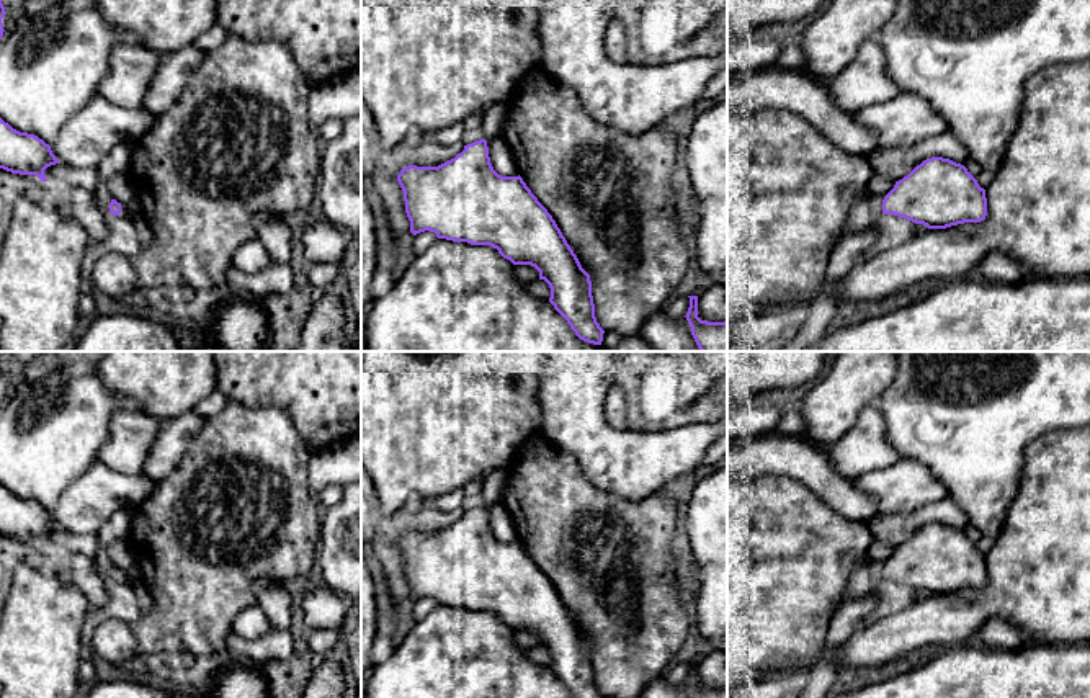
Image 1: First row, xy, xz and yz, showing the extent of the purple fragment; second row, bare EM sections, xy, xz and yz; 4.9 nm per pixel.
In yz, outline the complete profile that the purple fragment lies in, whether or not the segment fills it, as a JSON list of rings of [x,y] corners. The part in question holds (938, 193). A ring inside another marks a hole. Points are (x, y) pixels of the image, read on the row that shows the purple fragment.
[[[931,157],[896,181],[882,198],[864,193],[850,208],[843,237],[874,224],[881,214],[905,217],[928,229],[981,222],[987,216],[985,190],[961,163]]]

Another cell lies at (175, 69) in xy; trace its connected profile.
[[[194,44],[163,54],[141,108],[155,116],[168,111],[206,56],[208,52]]]

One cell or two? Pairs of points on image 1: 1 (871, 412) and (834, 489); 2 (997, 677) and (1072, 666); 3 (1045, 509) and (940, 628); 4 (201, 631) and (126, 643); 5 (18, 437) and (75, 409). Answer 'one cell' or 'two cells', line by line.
1: two cells
2: one cell
3: one cell
4: two cells
5: one cell

